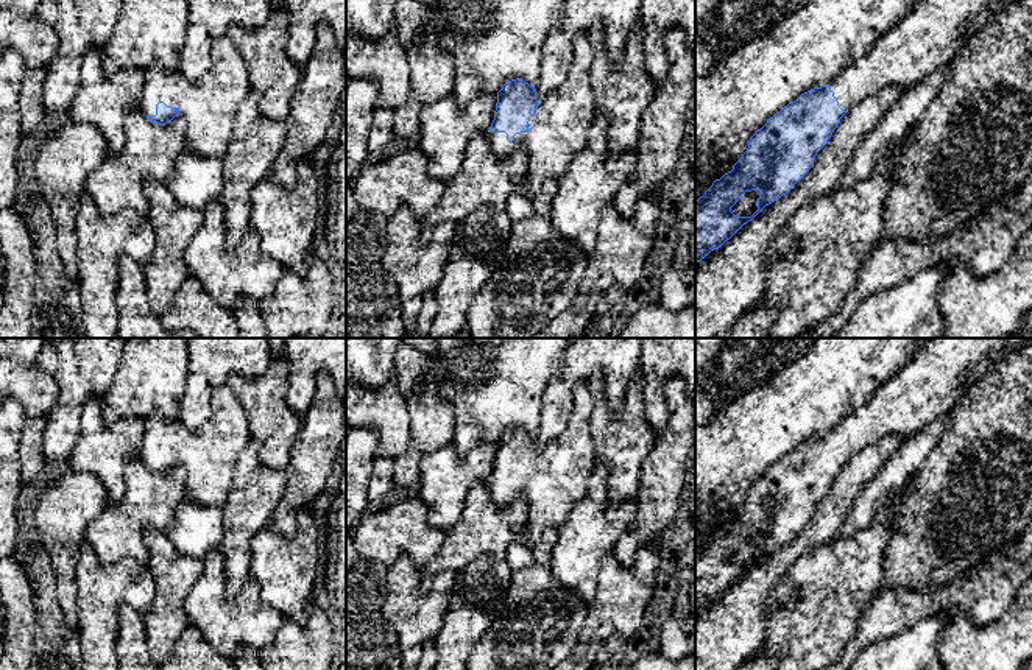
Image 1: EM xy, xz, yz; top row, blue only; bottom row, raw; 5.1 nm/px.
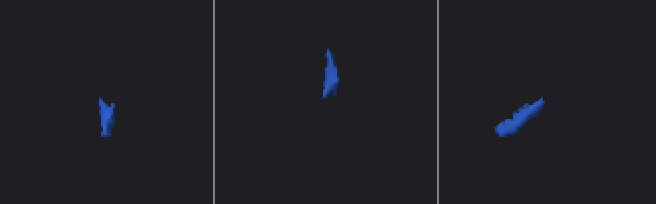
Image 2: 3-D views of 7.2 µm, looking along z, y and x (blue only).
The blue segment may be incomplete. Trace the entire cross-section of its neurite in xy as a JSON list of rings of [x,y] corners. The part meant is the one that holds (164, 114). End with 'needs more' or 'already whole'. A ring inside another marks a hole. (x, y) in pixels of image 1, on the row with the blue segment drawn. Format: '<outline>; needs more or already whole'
[[[228,34],[210,45],[212,67],[195,81],[189,81],[179,70],[167,72],[153,65],[143,72],[140,111],[157,125],[165,125],[175,117],[186,122],[186,145],[203,157],[221,159],[231,142],[239,104],[251,90],[246,62]]]; needs more

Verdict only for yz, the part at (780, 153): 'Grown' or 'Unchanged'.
Grown

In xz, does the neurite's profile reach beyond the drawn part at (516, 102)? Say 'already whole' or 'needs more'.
needs more

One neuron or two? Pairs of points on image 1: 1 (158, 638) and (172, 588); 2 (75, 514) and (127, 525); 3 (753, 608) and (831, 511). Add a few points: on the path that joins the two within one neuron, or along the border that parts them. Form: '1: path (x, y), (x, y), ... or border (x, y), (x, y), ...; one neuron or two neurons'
1: path (164, 625), (169, 600); one neuron
2: border (109, 502), (89, 524), (83, 539); two neurons
3: path (758, 585), (808, 535); one neuron

